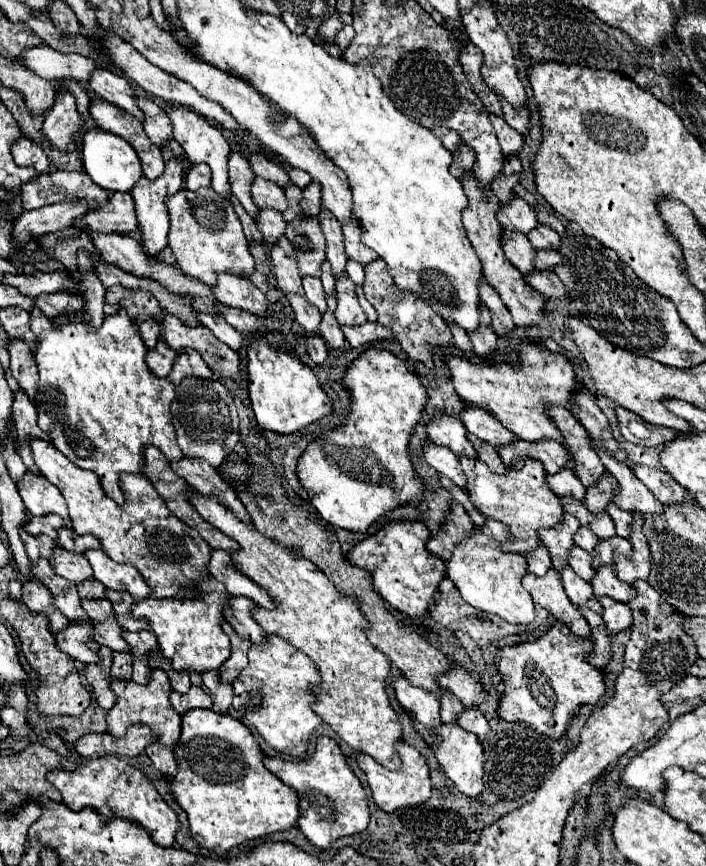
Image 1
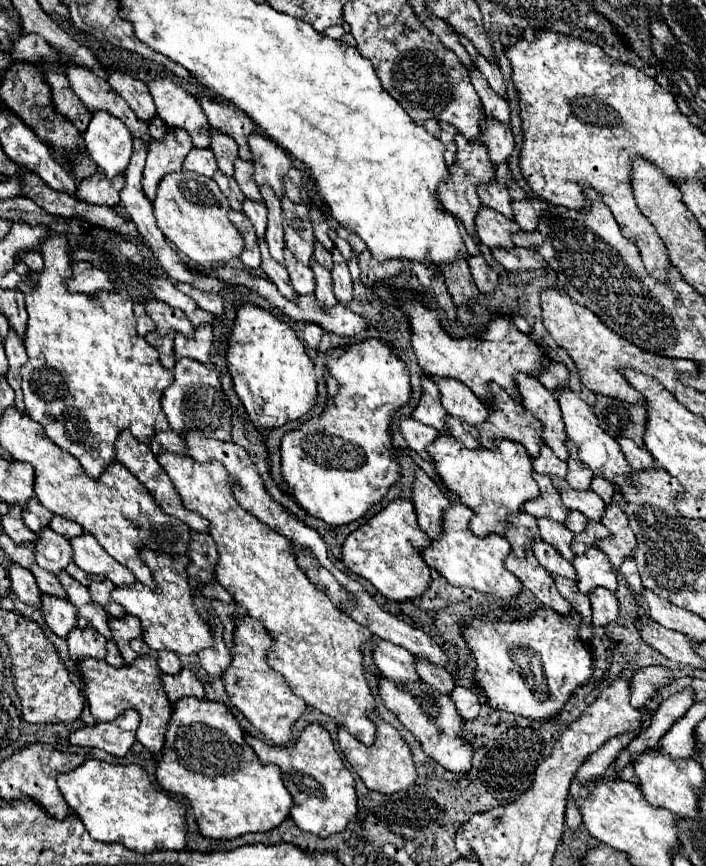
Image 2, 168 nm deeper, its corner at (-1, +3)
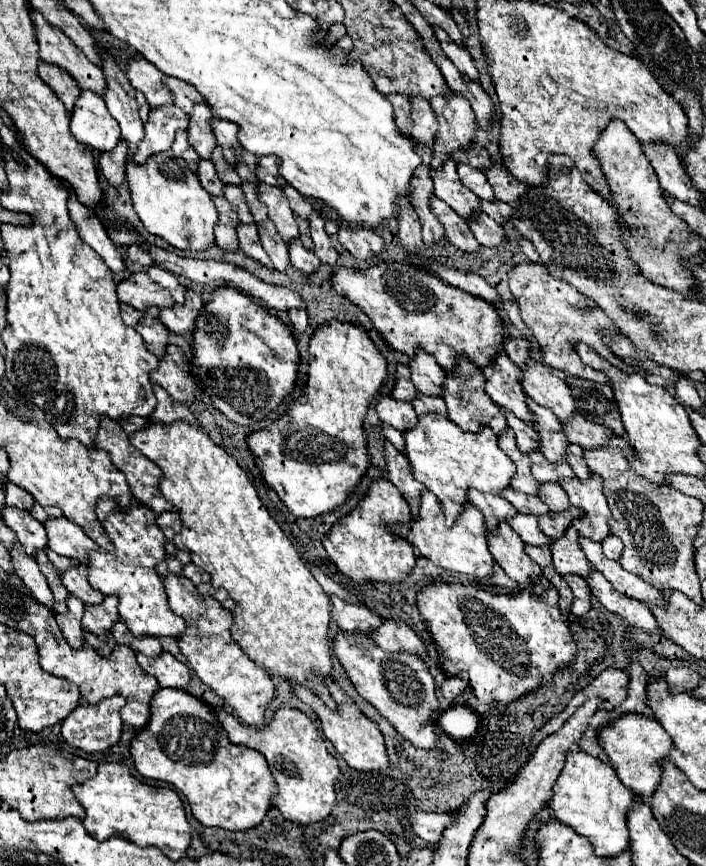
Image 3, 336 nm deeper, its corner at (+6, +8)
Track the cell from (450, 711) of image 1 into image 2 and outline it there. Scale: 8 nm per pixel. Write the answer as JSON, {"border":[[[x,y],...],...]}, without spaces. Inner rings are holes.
{"border":[[[415,657],[415,667],[417,667],[417,673],[421,675],[421,681],[425,681],[427,685],[437,687],[439,691],[445,691],[445,693],[451,693],[451,689],[455,687],[451,673],[447,673],[443,667],[433,665],[431,661],[425,661],[421,657]]]}

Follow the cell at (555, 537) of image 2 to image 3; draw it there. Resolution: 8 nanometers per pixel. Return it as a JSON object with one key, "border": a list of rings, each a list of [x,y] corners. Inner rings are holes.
{"border":[[[506,488],[500,496],[504,496],[522,514],[534,514],[534,516],[538,516],[538,514],[550,514],[550,510],[546,510],[546,504],[540,498],[526,496],[526,494],[516,492],[512,488]]]}

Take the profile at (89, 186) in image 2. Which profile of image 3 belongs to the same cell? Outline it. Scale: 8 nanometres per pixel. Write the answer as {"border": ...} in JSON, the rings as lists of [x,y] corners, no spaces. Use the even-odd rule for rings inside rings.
{"border":[[[118,142],[112,154],[102,154],[102,176],[108,180],[110,186],[118,188],[124,182],[124,168],[126,168],[126,142]]]}

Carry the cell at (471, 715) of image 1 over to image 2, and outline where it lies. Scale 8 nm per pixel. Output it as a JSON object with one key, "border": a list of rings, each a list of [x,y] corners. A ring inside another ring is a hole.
{"border":[[[455,687],[455,689],[451,691],[451,699],[453,699],[453,703],[455,703],[455,707],[457,707],[459,715],[461,715],[465,721],[469,721],[469,719],[475,719],[475,717],[477,717],[481,703],[479,703],[477,695],[475,695],[471,689]]]}

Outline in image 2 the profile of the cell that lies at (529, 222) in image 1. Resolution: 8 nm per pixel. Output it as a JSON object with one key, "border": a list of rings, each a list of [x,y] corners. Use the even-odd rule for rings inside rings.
{"border":[[[485,183],[485,185],[479,185],[477,187],[477,195],[481,199],[483,205],[489,205],[491,209],[503,213],[505,217],[513,217],[513,211],[511,211],[511,197],[509,197],[509,191],[503,183]]]}

